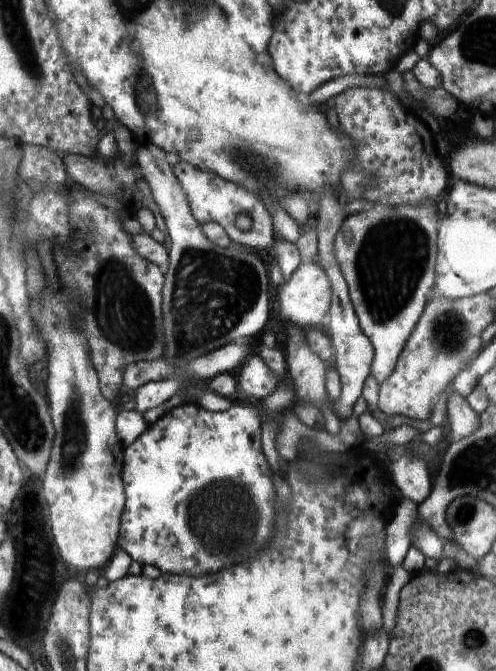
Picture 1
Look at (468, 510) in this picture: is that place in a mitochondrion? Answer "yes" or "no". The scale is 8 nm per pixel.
yes

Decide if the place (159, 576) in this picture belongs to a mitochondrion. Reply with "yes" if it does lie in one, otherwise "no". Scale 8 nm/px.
no

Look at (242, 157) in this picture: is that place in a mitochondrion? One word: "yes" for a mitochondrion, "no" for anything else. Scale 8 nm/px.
yes

